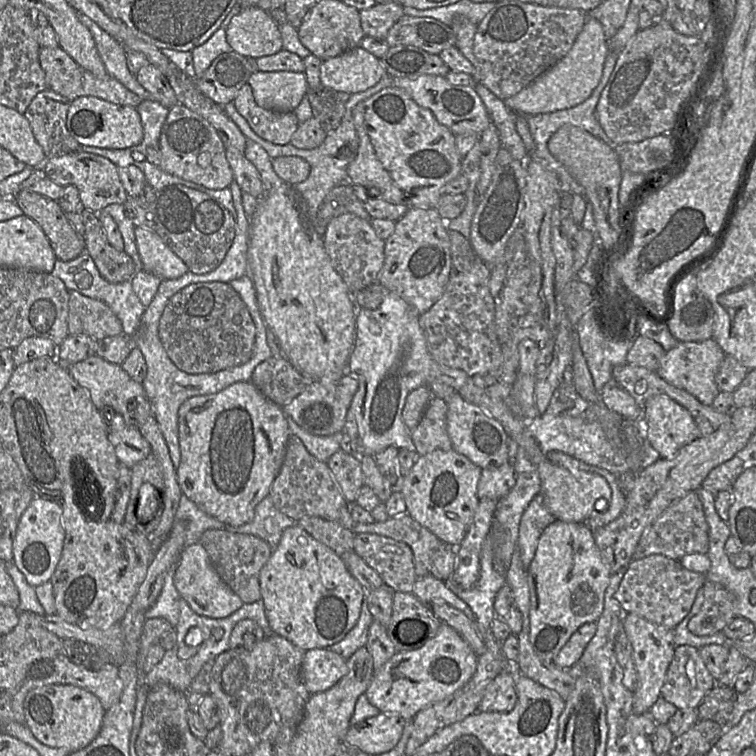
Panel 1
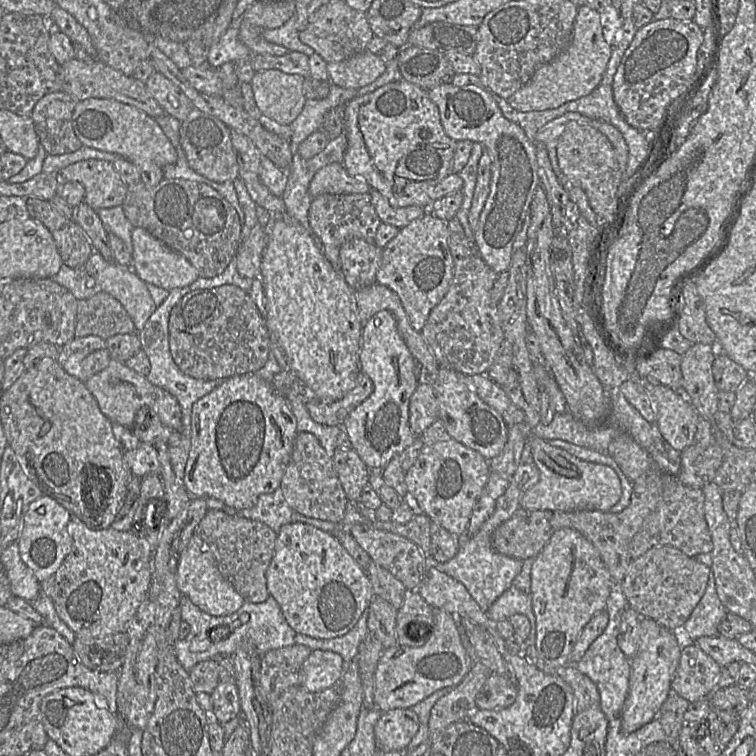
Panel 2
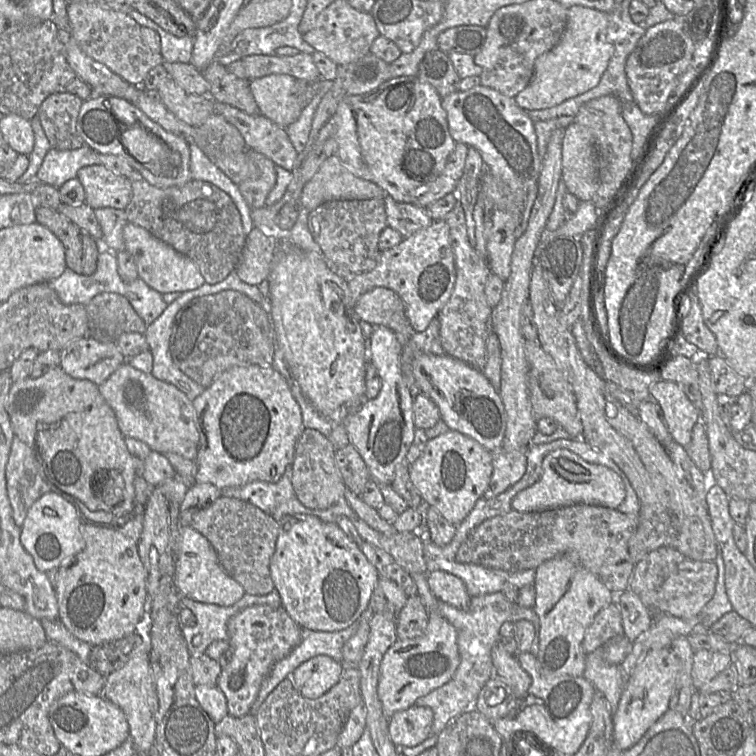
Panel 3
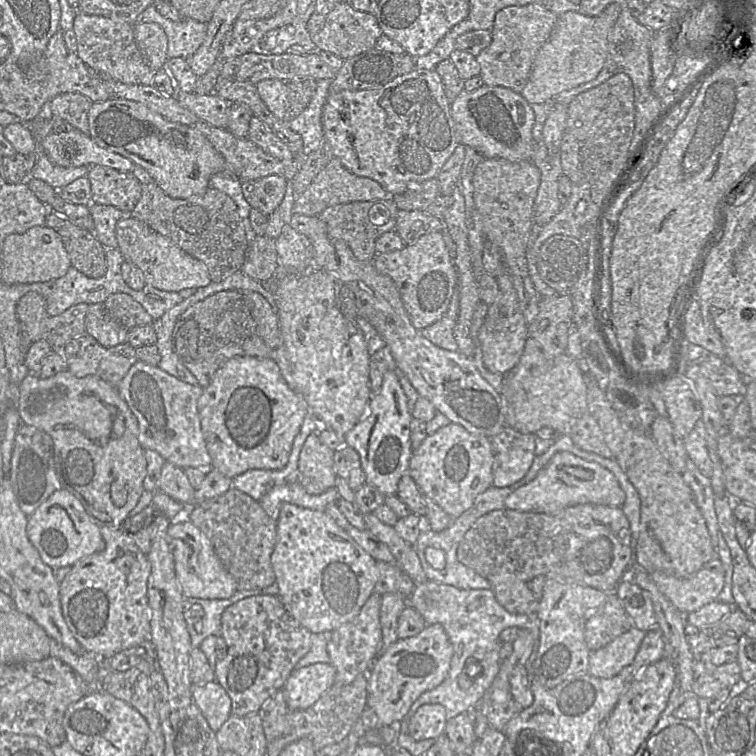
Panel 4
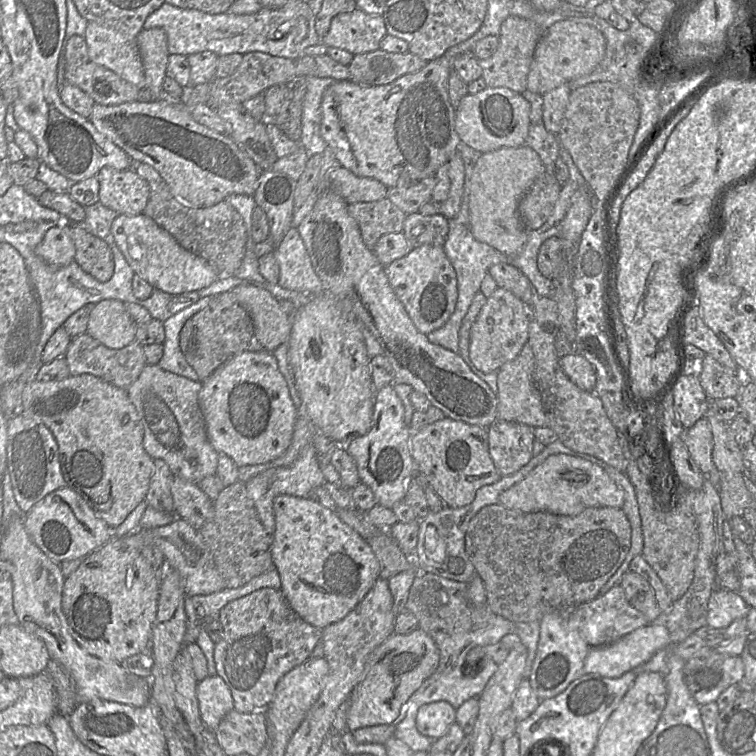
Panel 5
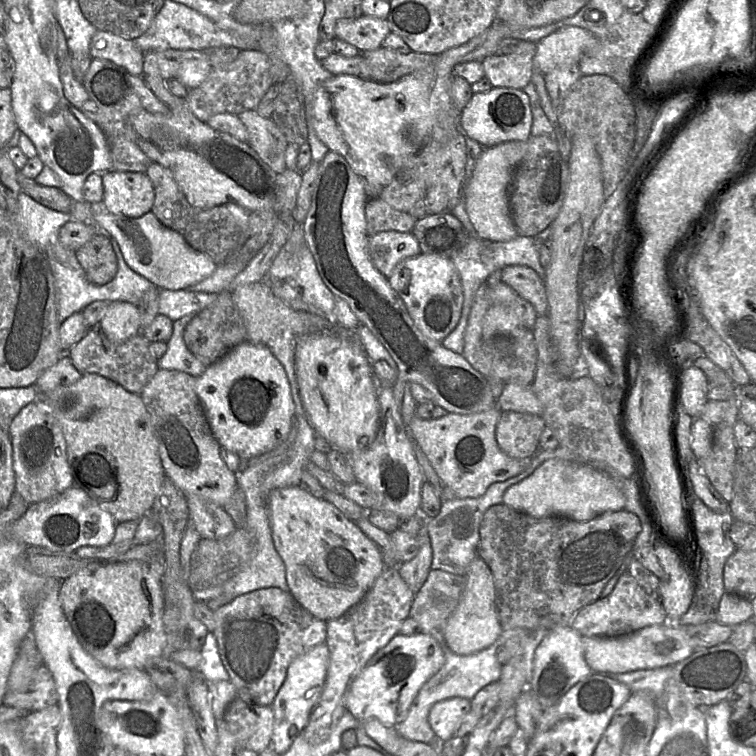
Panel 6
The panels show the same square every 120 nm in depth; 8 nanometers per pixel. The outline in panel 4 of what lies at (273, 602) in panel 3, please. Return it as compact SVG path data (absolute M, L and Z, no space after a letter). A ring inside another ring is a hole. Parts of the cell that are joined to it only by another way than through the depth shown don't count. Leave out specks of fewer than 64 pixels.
M275 582L264 589L237 590L233 596L227 599L186 598L184 617L191 637L192 647L200 647L202 642L211 635L221 635L222 614L231 605L247 597L258 595L278 596L278 593L279 588ZM196 604L201 605L205 610L202 618L196 618L191 615L190 608Z

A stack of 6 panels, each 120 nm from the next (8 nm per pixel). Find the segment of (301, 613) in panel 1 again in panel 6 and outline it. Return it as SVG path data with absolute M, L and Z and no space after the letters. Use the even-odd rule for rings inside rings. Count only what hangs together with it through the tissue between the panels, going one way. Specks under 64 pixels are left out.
M299 486L269 493L268 512L274 547L285 565L288 591L315 617L326 622L357 604L385 569L376 545L338 508Z

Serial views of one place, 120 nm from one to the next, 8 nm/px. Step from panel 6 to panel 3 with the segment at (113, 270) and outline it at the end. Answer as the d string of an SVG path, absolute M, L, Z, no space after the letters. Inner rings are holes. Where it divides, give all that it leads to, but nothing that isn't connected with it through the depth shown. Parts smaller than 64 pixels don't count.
M38 205L35 216L39 224L48 228L61 241L68 268L82 275L95 272L98 255L102 249L99 240L50 207Z

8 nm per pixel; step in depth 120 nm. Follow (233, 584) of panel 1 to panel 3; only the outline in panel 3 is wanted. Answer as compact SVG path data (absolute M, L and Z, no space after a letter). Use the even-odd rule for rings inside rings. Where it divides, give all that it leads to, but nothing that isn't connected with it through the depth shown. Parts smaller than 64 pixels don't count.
M222 495L195 512L190 526L208 539L223 570L242 586L246 594L265 596L273 591L269 565L276 547L278 522L271 515L247 501Z

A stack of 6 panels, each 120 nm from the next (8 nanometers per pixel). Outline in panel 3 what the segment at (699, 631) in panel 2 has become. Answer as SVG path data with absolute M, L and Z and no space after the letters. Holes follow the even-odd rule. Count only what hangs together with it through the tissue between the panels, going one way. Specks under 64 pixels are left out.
M719 548L715 563L718 567L718 578L715 593L711 600L702 608L699 614L701 626L706 630L708 630L724 614L733 610L725 588L724 561Z

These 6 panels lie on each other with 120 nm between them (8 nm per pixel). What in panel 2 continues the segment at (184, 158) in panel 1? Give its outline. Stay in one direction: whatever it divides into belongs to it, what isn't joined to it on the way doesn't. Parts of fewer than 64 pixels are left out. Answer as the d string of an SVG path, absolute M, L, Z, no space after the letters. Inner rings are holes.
M193 108L181 121L179 128L180 145L189 167L218 183L234 181L239 176L239 165L231 143L230 131L231 129L215 116Z

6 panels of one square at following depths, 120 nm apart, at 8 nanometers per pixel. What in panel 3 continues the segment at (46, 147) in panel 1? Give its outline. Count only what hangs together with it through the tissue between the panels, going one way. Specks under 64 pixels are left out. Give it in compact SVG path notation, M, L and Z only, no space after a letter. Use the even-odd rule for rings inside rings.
M56 93L41 104L38 116L51 148L77 149L85 143L77 132L77 118L83 100L71 93Z

